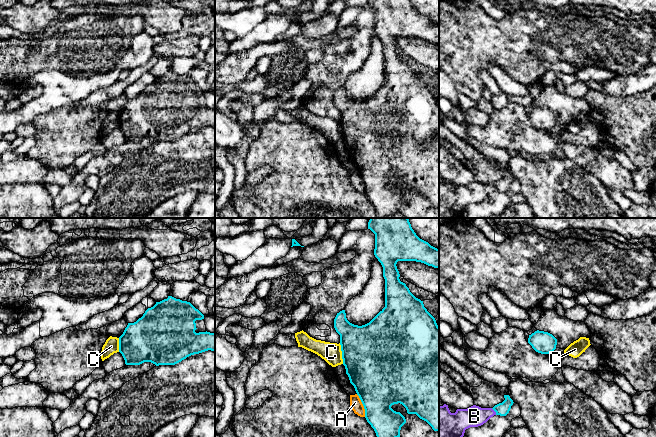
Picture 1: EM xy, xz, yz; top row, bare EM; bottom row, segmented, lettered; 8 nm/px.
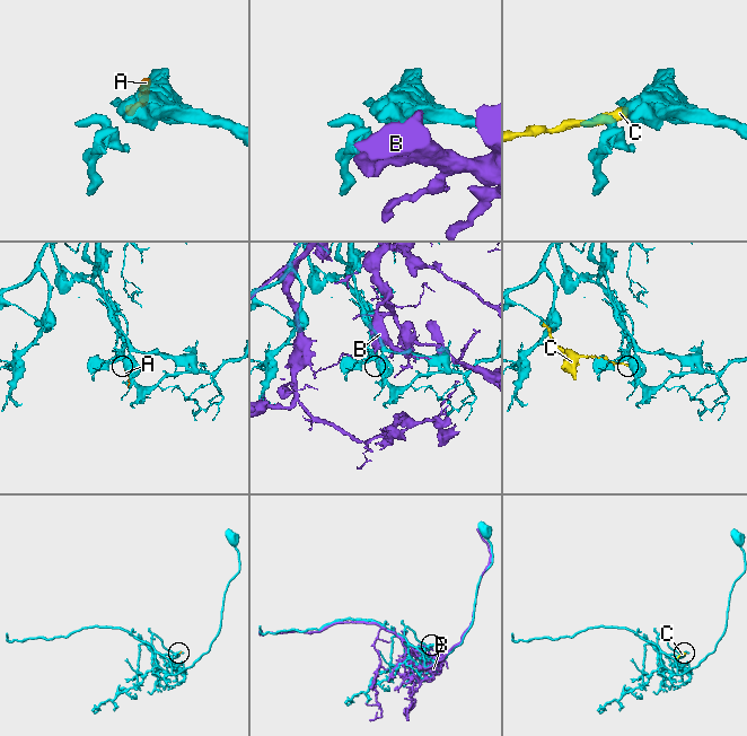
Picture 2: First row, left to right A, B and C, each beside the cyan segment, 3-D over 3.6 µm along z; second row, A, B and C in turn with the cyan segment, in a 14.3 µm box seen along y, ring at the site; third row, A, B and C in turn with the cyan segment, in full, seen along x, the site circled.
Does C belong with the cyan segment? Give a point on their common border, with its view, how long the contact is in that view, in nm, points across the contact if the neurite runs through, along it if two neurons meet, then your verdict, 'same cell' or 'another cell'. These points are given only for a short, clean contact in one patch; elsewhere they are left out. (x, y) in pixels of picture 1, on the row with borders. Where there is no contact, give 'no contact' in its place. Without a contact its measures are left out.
contact xz (342, 353); length 170 nm; border xz (339, 343), (343, 363); another cell

